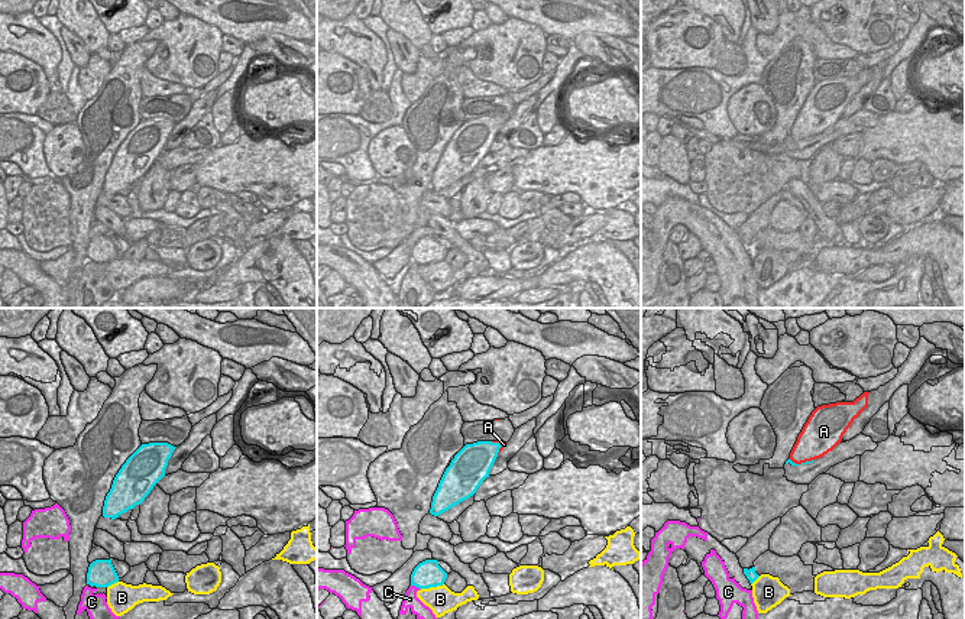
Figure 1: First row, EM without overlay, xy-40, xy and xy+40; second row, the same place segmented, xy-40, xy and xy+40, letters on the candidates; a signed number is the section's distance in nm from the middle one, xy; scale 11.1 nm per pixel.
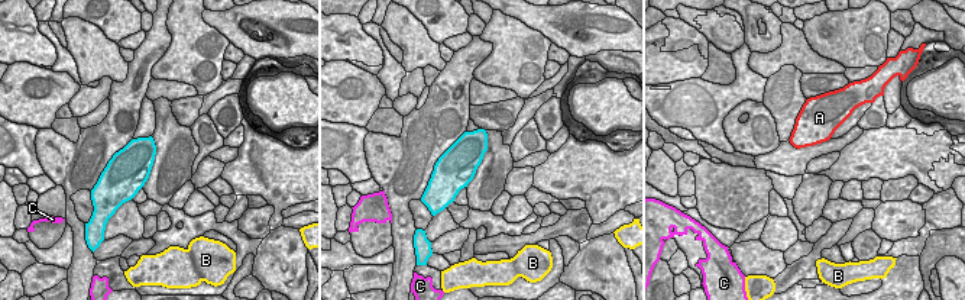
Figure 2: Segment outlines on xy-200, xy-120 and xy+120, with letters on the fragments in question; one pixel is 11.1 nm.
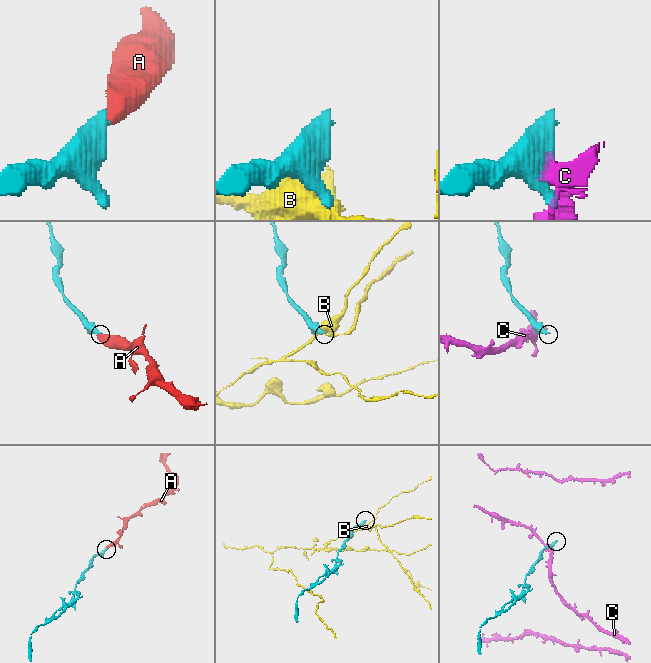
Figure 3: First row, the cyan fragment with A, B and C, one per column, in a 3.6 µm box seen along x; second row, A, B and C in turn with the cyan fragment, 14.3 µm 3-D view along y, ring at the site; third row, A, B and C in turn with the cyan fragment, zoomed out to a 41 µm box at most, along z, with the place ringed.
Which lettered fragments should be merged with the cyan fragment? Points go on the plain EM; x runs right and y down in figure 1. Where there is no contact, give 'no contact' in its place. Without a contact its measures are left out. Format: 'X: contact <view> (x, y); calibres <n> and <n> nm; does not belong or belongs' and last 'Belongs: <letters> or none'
A: contact xy+40 (802, 139); calibres 50 and 340 nm; belongs
B: contact xy (431, 262); calibres 300 and 300 nm; does not belong
C: contact xy (415, 262); calibres 300 and 160 nm; does not belong
Belongs: A

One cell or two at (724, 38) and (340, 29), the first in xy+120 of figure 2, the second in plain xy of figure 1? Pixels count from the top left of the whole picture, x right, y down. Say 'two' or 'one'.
one

